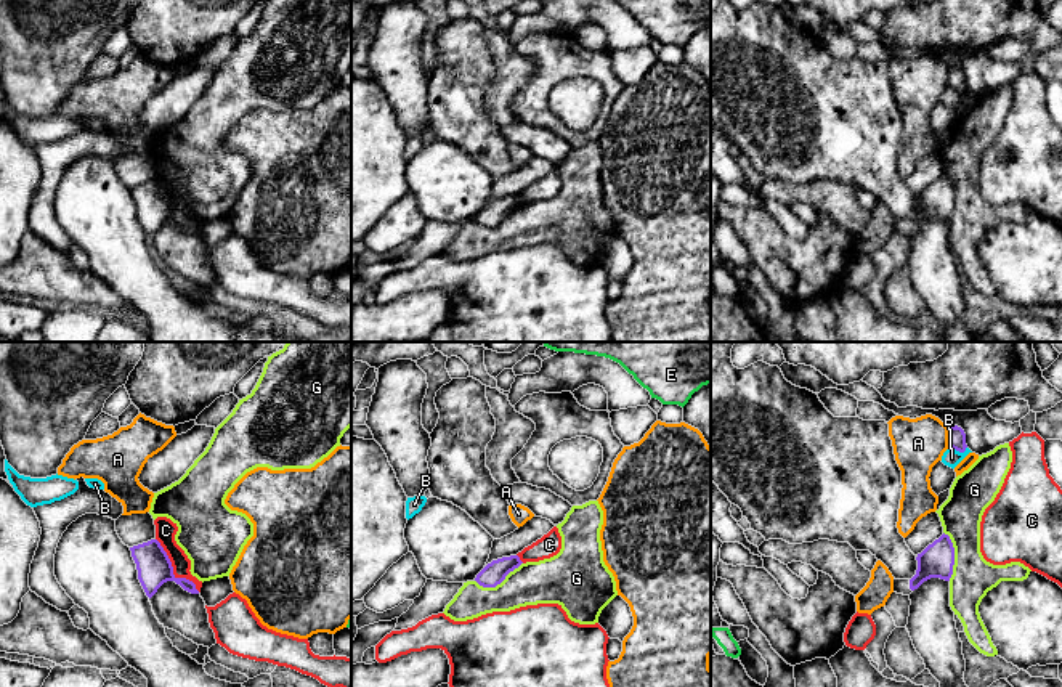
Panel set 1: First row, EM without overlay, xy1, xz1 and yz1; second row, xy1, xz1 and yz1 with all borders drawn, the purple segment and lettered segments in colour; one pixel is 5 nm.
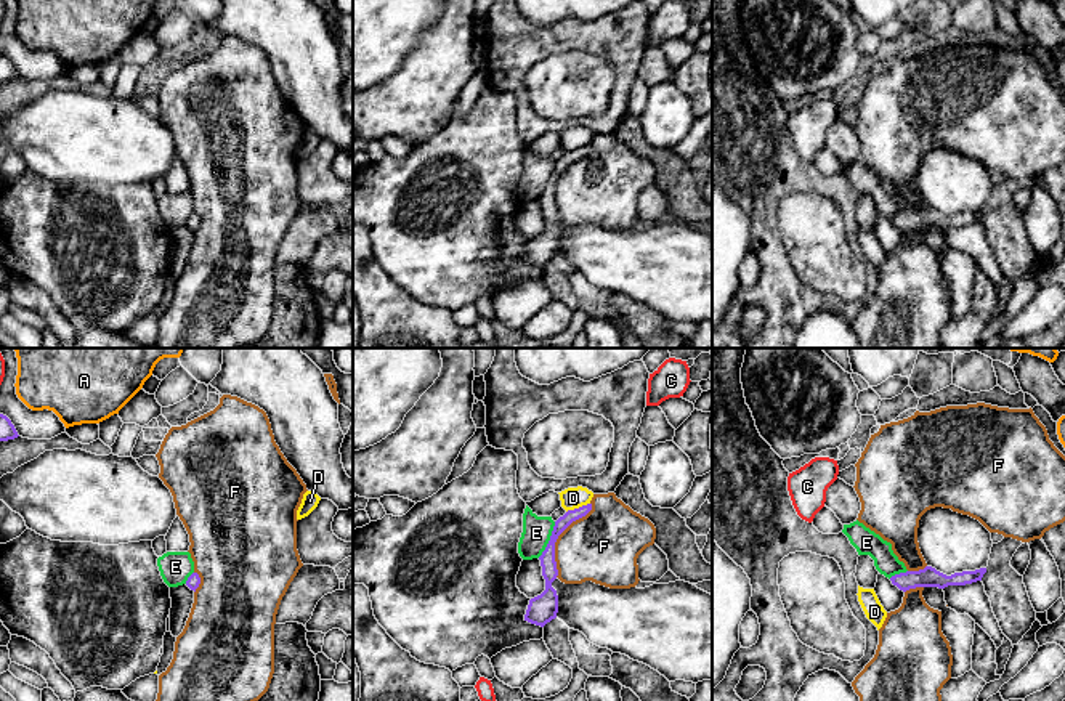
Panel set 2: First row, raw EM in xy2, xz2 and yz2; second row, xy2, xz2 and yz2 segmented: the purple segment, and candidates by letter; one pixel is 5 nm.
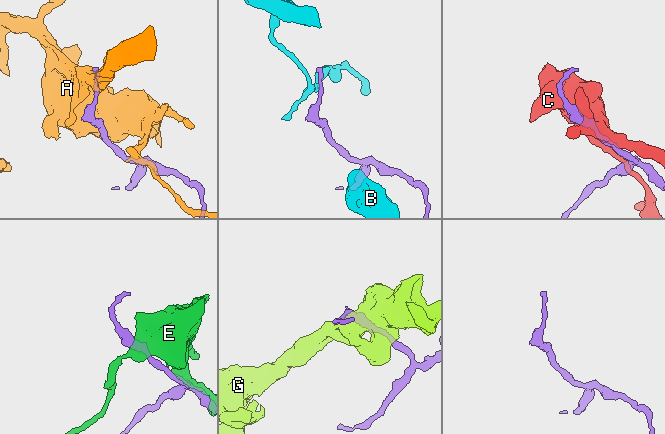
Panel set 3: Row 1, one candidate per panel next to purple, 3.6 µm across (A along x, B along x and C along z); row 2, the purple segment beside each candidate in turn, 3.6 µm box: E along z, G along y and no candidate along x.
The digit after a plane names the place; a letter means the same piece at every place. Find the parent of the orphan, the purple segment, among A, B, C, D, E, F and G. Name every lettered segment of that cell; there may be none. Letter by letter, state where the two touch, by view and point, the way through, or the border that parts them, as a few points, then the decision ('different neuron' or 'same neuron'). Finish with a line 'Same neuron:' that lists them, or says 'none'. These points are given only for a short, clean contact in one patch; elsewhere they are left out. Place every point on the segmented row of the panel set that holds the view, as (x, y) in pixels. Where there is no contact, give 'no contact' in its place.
A: contact yz1 (948, 437); border yz1 (947, 427), (948, 445); different neuron
B: contact yz1 (958, 450); border yz1 (948, 445), (960, 451), (966, 450); different neuron
C: contact xy1 (172, 570); different neuron
D: contact xz2 (579, 507); border xz2 (589, 502), (566, 512); different neuron
E: contact xz2 (550, 539); border xz2 (555, 522), (550, 539), (538, 557); different neuron
F: contact xz2 (557, 538); different neuron
G: contact yz1 (953, 556); different neuron
Same neuron: none

